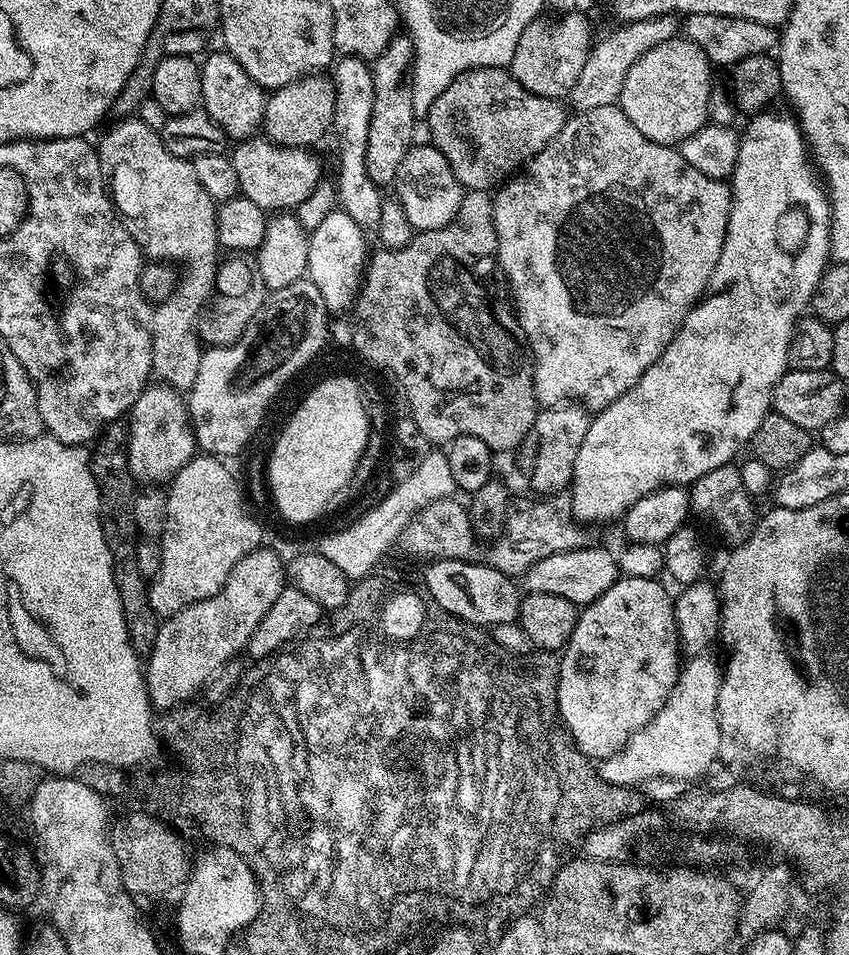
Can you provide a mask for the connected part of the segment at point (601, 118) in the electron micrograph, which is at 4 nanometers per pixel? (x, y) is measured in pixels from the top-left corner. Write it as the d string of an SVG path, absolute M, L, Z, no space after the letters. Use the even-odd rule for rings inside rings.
M616 104L598 106L595 110L576 112L569 115L565 119L560 133L538 155L533 156L527 164L523 165L522 170L517 171L511 179L499 185L492 202L492 217L494 218L494 230L496 231L496 250L494 256L495 259L500 259L500 268L504 271L504 276L508 279L509 286L512 287L512 300L516 303L516 320L520 323L520 328L524 331L525 338L528 339L529 350L532 351L532 360L530 356L532 385L536 391L537 401L541 405L564 406L569 402L579 402L585 409L599 410L610 406L618 398L622 398L622 394L629 392L638 383L642 378L642 374L646 374L646 370L650 370L650 366L654 362L658 362L658 358L664 353L664 347L676 337L676 331L680 329L682 322L687 318L688 311L695 308L701 297L709 291L709 289L707 290L708 283L711 282L712 275L715 274L720 260L723 261L725 259L724 243L726 242L726 230L730 222L731 209L732 189L725 181L706 178L706 174L702 174L699 170L694 170L694 166L690 166L690 162L686 162L686 158L682 158L682 154L675 147L659 144L658 142L650 142L650 138L646 138L646 134L642 134L642 130L638 130L638 126L634 126L634 122L630 122L630 118L626 118L624 111Z

